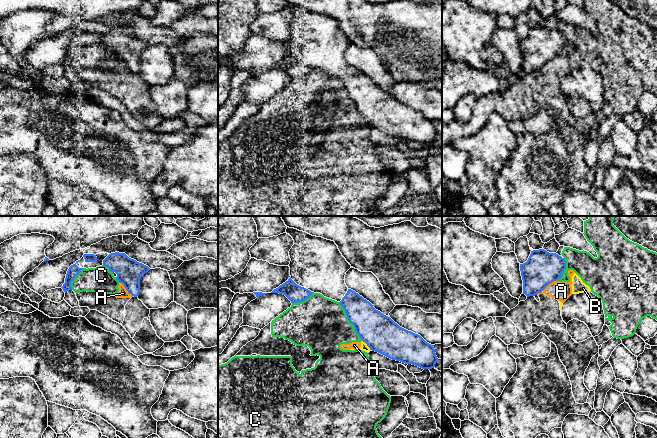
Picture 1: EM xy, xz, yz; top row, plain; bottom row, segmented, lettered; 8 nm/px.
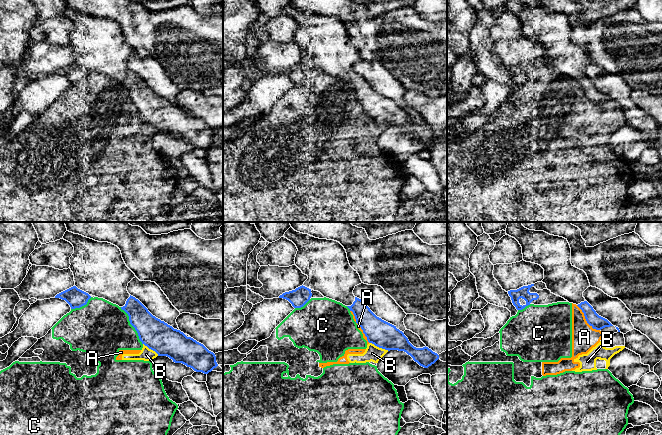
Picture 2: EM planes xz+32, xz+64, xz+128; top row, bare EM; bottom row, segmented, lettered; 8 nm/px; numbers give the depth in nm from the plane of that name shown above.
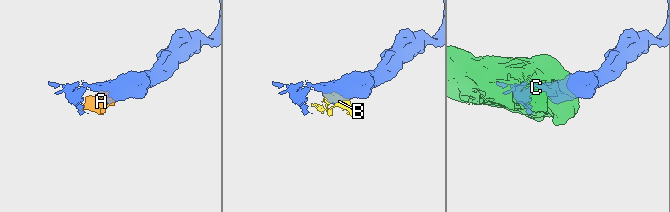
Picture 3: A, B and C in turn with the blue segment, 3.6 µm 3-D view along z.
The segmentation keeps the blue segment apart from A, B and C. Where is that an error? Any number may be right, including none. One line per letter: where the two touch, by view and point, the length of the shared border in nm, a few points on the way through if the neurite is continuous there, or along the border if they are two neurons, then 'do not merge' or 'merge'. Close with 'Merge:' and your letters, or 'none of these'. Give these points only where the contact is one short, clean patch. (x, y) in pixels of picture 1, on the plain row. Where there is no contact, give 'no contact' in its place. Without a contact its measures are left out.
A: contact yz (546, 62); length 200 nm; border yz (556, 56), (549, 59), (536, 70); do not merge
B: contact xz (367, 121); length 120 nm; border xz (362, 116), (372, 126); do not merge
C: contact xz (349, 97); length 360 nm; do not merge
Merge: none of these

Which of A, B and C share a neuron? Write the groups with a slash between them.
A B C

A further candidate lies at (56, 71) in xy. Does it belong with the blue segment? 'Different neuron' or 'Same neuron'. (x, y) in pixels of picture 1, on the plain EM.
Different neuron

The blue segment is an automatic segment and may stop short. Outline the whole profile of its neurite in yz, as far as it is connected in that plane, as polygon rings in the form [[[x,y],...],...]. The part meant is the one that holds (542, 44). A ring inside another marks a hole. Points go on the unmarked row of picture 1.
[[[544,25],[531,27],[528,36],[520,40],[523,69],[519,78],[541,69],[550,59],[561,54],[565,45],[566,37],[558,30]]]

